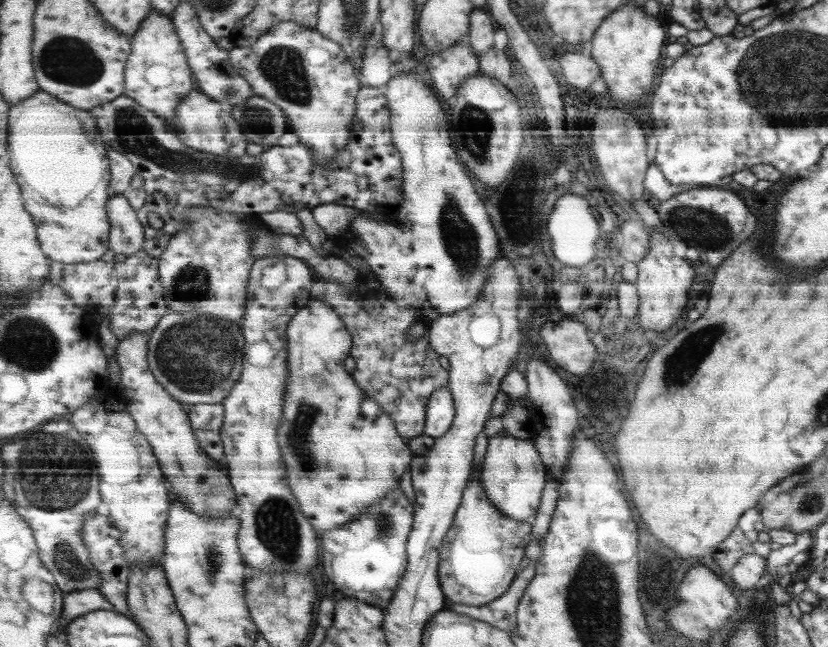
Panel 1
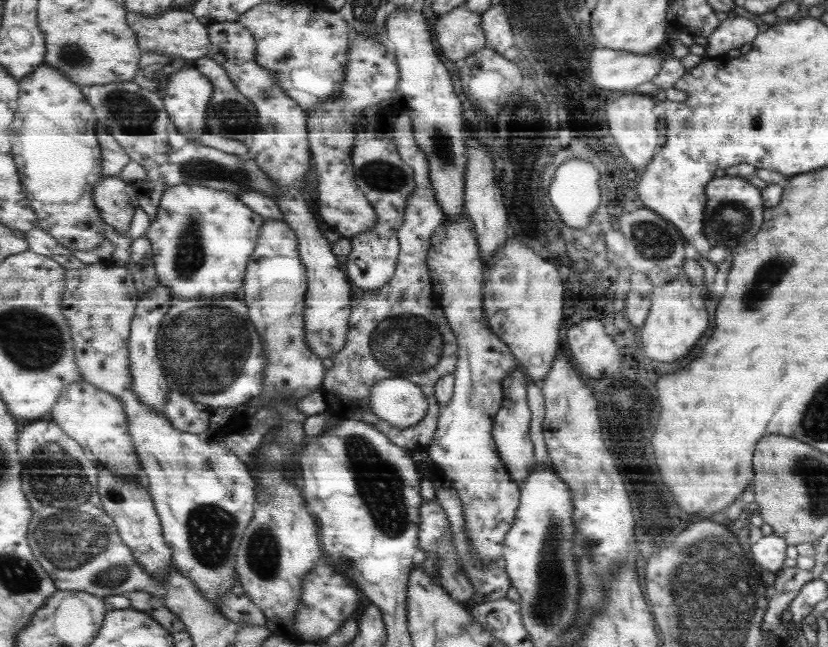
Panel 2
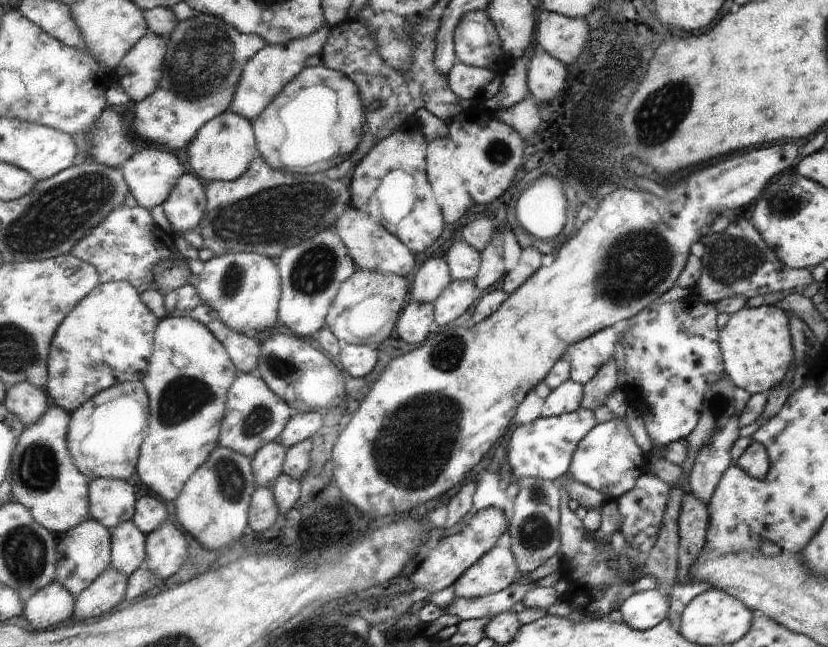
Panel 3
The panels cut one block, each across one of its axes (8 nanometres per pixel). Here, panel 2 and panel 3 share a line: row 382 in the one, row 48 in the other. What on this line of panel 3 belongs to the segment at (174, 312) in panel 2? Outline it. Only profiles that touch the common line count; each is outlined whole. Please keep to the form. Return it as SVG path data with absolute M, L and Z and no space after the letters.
M199 12L191 20L179 22L177 32L167 44L169 52L161 88L137 104L131 126L135 130L135 138L143 142L161 144L167 146L167 150L183 150L197 138L199 130L207 122L231 108L245 66L267 46L267 42L261 36L239 32L215 14Z

